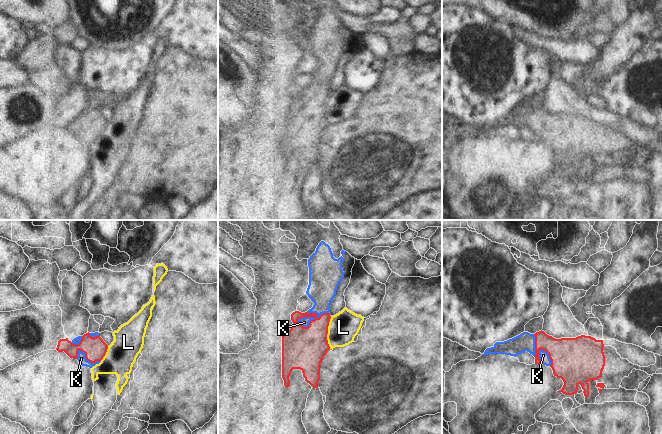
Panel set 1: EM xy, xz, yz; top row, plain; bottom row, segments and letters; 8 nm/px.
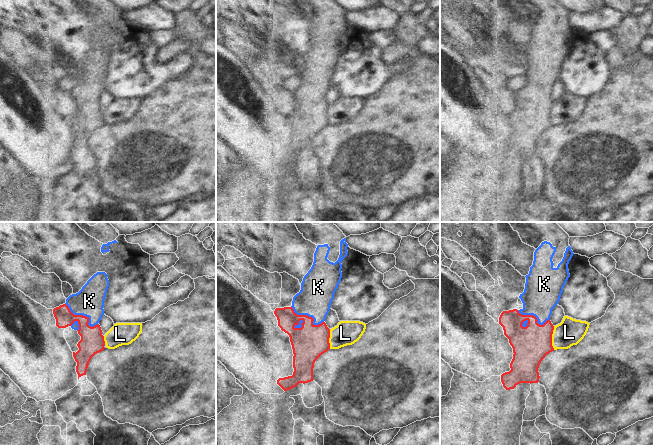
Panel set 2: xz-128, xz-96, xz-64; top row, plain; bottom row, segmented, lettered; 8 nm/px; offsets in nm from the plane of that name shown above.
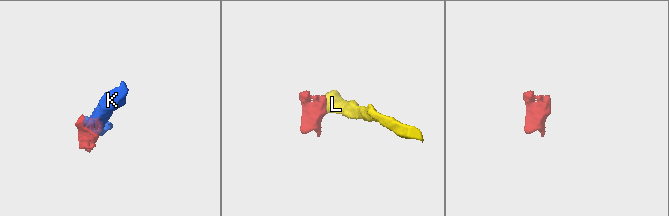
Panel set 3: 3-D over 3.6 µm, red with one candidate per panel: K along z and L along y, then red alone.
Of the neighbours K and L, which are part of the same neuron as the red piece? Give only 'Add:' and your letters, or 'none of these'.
Add: K.

